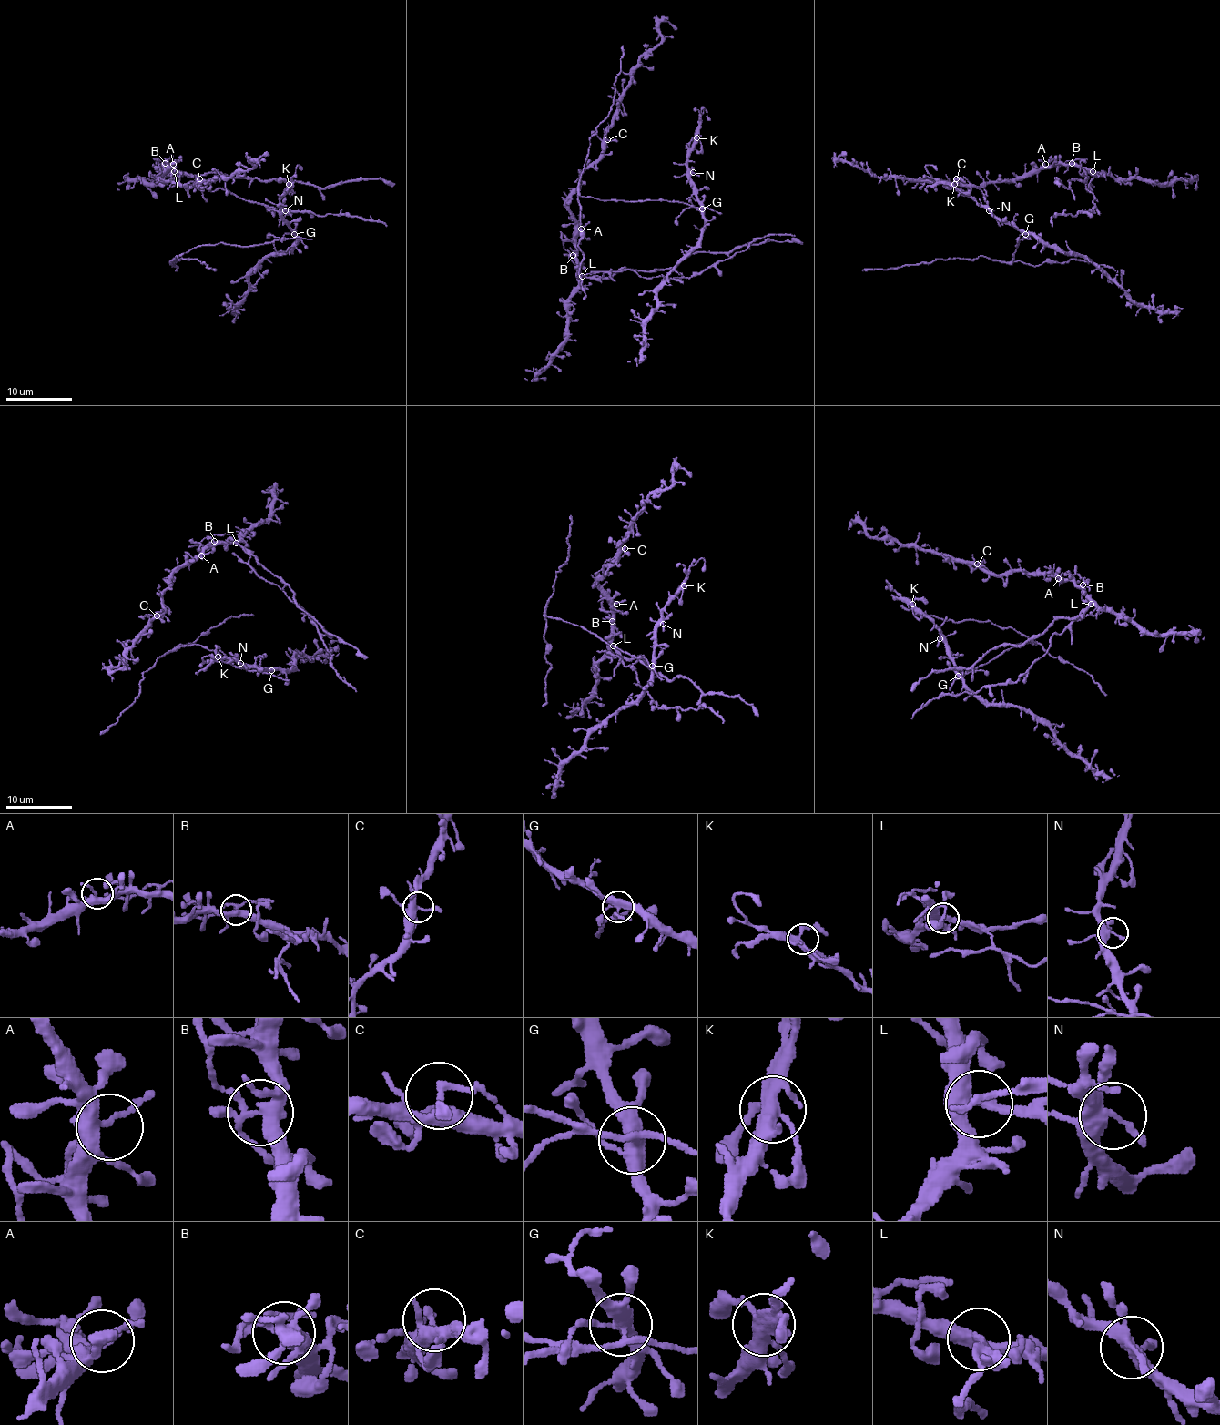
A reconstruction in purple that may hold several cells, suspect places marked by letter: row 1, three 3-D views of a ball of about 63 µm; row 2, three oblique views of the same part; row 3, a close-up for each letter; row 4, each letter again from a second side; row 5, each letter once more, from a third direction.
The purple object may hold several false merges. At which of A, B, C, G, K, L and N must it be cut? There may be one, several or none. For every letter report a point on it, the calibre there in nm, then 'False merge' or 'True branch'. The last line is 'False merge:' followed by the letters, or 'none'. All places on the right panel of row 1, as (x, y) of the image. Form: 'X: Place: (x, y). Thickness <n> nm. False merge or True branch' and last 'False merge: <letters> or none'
A: Place: (1045, 164). Thickness 300 nm. True branch
B: Place: (1072, 163). Thickness 340 nm. False merge
C: Place: (956, 178). Thickness 320 nm. True branch
G: Place: (1025, 234). Thickness 400 nm. False merge
K: Place: (954, 184). Thickness 360 nm. True branch
L: Place: (1092, 171). Thickness 320 nm. False merge
N: Place: (989, 210). Thickness 340 nm. True branch
False merge: B, G, L

